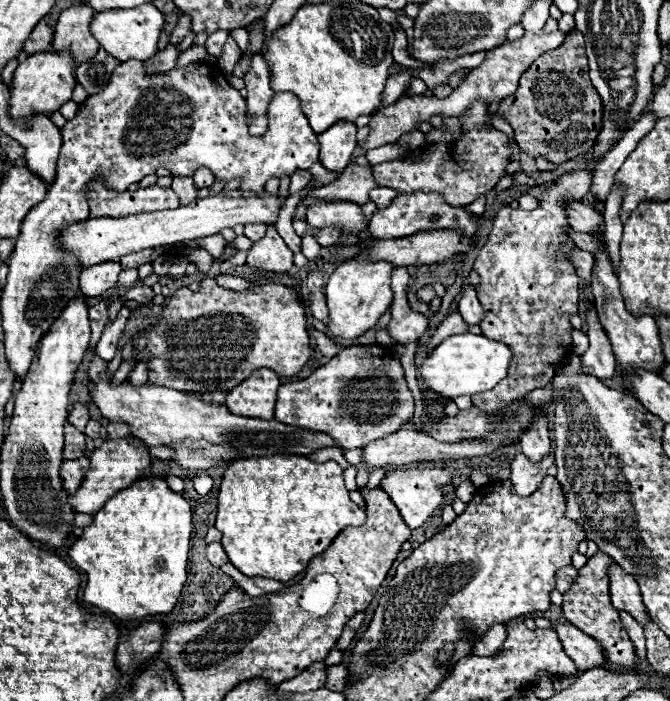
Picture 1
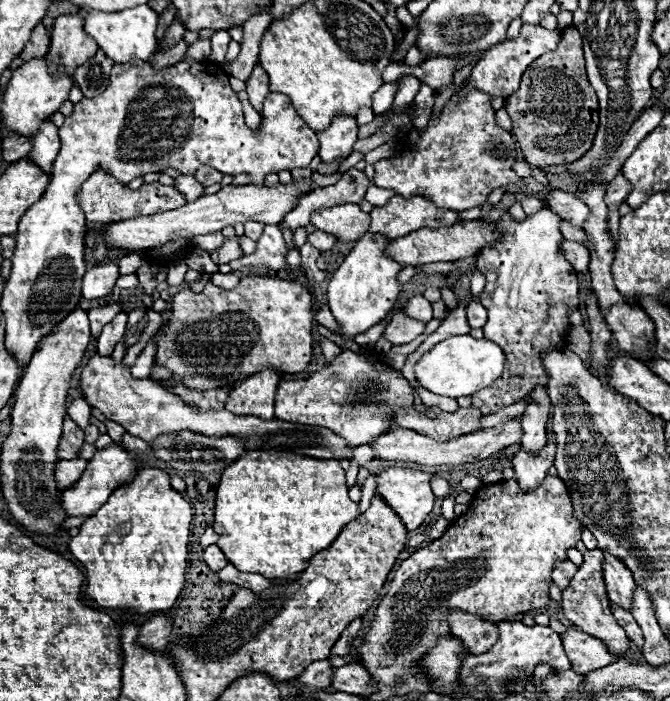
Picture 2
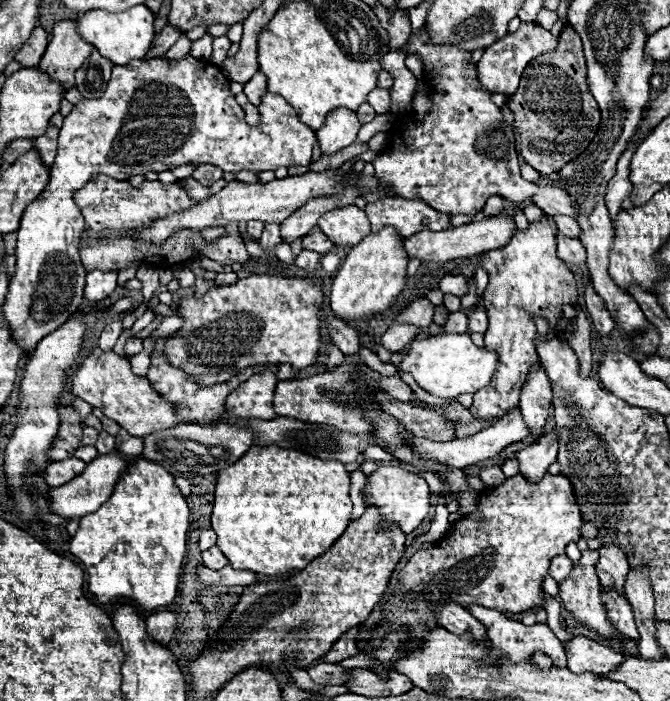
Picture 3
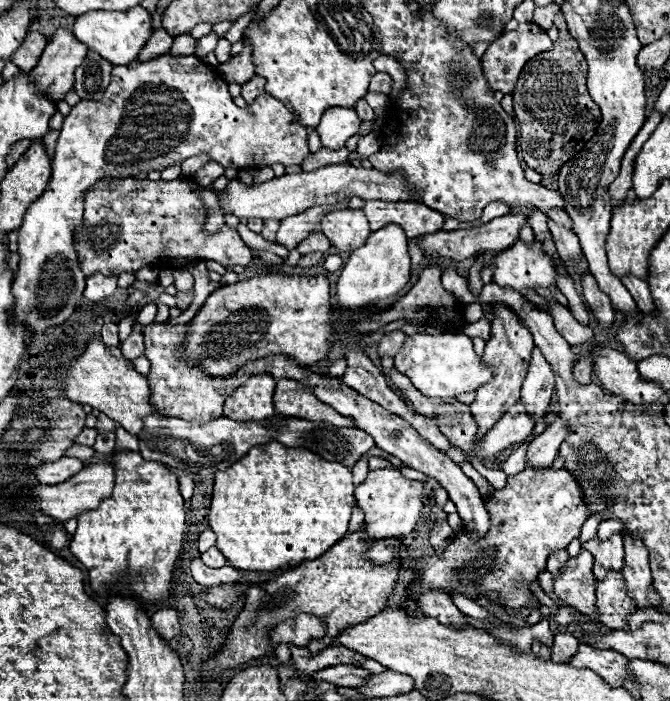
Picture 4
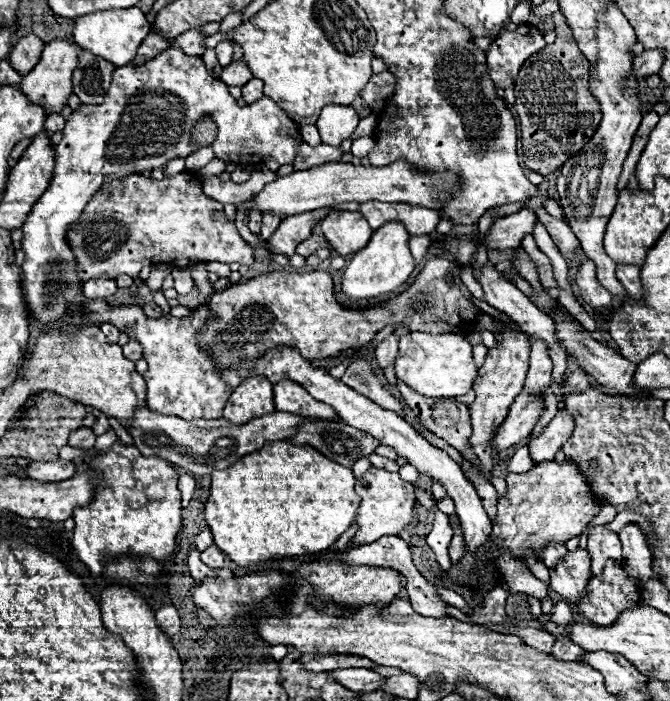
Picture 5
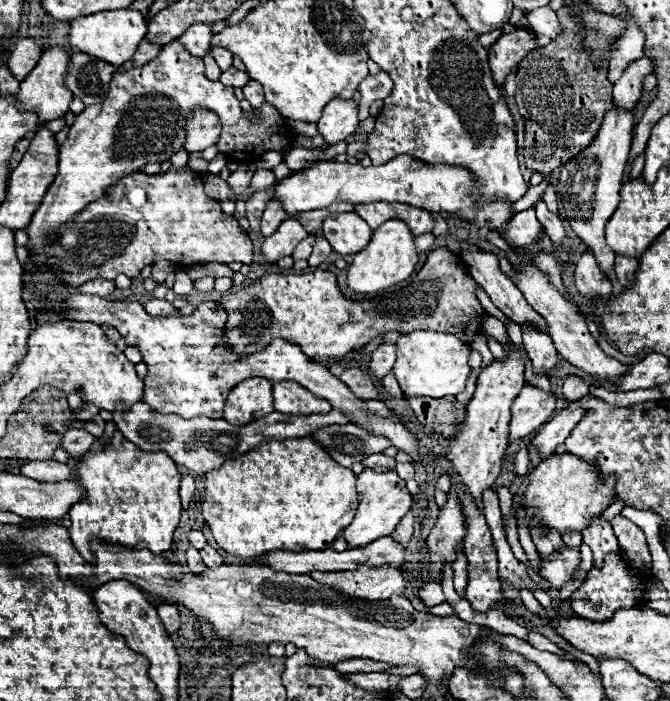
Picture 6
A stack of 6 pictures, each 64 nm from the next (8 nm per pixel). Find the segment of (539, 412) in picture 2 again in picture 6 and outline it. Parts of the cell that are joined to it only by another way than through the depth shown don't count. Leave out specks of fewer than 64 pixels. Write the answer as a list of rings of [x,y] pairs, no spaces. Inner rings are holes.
[[[522,326],[522,334],[524,346],[532,360],[532,372],[536,376],[548,376],[548,372],[556,364],[556,348],[552,344],[552,338],[530,326]]]

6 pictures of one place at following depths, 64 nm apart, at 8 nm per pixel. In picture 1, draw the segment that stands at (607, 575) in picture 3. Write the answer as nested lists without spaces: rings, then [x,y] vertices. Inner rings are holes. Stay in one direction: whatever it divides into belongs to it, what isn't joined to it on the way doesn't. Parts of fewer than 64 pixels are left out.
[[[612,564],[610,568],[610,596],[612,596],[614,608],[632,614],[642,626],[648,626],[650,616],[644,610],[640,588],[632,576],[620,570],[618,564]]]

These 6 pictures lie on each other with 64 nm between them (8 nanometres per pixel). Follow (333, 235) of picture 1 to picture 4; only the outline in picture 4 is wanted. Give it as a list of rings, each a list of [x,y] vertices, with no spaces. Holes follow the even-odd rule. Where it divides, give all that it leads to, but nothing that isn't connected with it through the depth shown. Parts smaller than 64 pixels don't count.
[[[314,232],[298,244],[298,250],[300,250],[300,254],[308,254],[308,252],[324,252],[326,254],[330,250],[330,242],[322,232]]]

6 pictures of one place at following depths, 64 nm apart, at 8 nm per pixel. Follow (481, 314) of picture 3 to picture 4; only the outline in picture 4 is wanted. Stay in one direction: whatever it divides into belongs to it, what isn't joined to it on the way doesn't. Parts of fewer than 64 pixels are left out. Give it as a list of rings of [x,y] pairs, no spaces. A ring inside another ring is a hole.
[[[482,316],[478,322],[468,324],[462,332],[464,332],[466,336],[480,336],[480,338],[488,340],[488,334],[490,334],[490,320],[488,320],[486,316]]]

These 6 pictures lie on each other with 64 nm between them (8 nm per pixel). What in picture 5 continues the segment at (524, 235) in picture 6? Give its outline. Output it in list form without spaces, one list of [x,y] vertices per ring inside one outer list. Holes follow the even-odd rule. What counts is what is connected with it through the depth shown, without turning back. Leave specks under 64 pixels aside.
[[[522,208],[516,214],[502,216],[492,222],[490,230],[484,234],[482,244],[490,250],[506,250],[506,248],[518,248],[522,244],[524,234],[532,232],[532,226],[536,222],[536,214],[532,210]]]

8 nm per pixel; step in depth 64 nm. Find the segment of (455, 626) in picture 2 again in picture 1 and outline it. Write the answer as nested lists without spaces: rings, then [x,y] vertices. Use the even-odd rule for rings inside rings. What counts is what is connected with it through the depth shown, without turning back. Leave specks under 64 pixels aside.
[[[494,624],[478,638],[472,654],[476,654],[476,656],[494,656],[494,654],[500,652],[500,646],[504,644],[504,638],[506,638],[506,628],[502,624]]]

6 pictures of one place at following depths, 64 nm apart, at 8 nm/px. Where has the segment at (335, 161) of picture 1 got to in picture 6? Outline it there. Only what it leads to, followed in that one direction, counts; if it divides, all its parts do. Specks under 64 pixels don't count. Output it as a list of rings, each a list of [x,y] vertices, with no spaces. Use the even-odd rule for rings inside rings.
[[[332,100],[322,112],[322,118],[318,120],[320,136],[328,144],[336,144],[340,140],[346,140],[350,134],[356,132],[358,126],[358,104],[354,100]]]

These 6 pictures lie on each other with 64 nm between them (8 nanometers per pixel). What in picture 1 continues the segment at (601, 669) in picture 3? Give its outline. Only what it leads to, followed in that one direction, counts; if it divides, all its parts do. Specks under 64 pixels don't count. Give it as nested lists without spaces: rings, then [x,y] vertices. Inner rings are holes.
[[[568,622],[556,624],[556,634],[558,634],[566,654],[576,662],[580,672],[604,664],[602,646],[592,636],[580,632],[576,626],[572,626]]]

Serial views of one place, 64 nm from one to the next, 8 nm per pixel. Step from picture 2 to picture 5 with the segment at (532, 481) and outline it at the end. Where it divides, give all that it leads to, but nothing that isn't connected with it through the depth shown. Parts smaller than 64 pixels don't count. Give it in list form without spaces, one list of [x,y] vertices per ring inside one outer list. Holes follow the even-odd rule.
[[[560,410],[554,420],[544,428],[544,432],[528,442],[530,448],[530,458],[534,460],[534,464],[538,462],[550,462],[554,460],[556,452],[562,448],[562,444],[570,438],[574,430],[574,420],[570,414],[566,414],[564,410]]]

